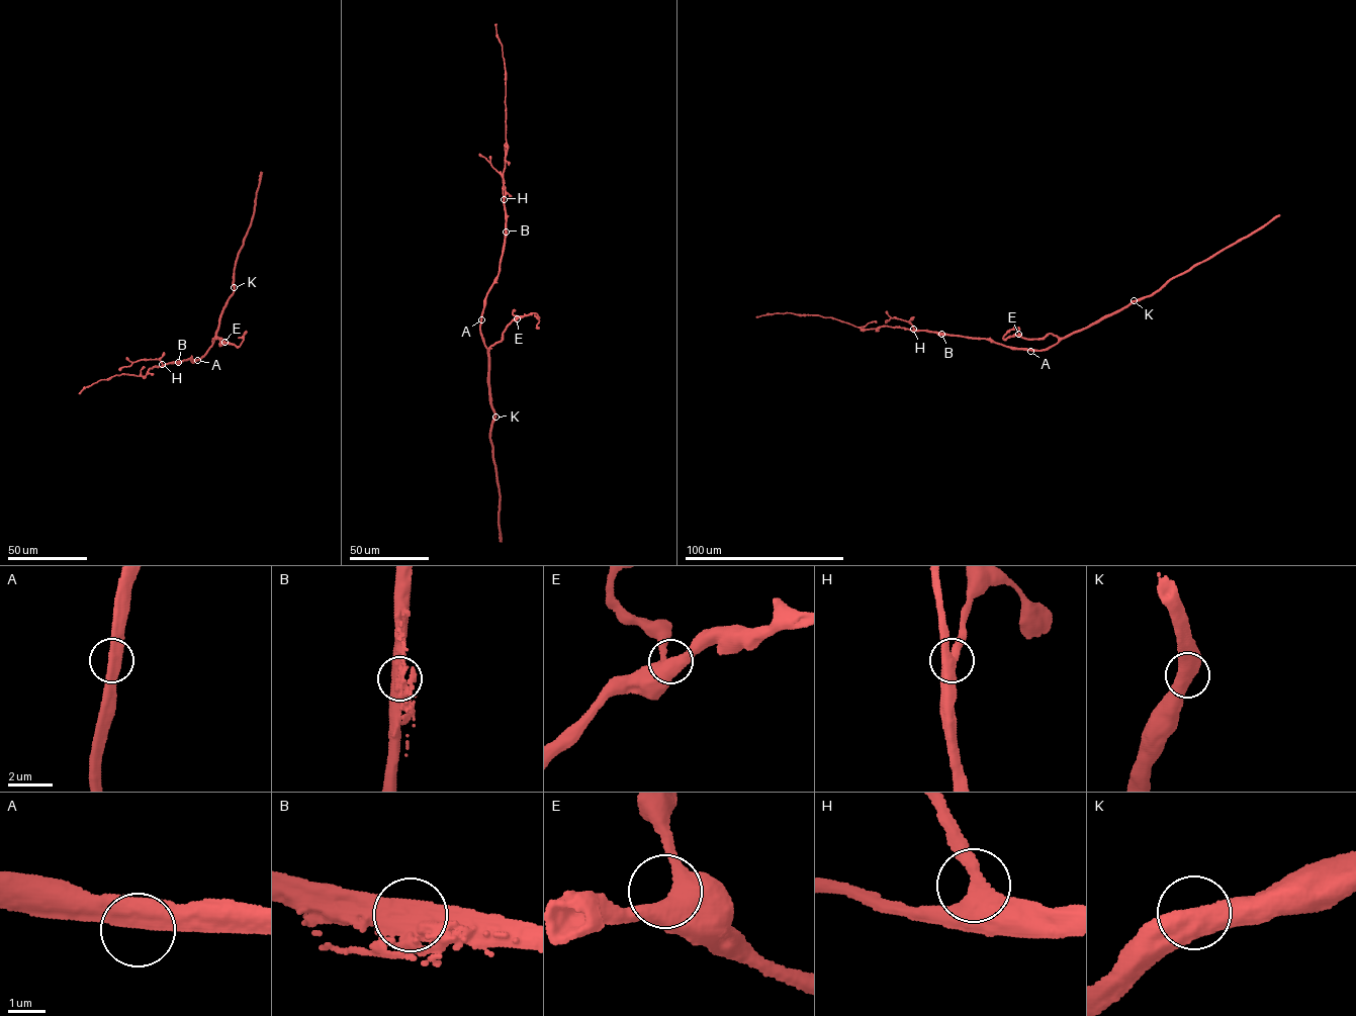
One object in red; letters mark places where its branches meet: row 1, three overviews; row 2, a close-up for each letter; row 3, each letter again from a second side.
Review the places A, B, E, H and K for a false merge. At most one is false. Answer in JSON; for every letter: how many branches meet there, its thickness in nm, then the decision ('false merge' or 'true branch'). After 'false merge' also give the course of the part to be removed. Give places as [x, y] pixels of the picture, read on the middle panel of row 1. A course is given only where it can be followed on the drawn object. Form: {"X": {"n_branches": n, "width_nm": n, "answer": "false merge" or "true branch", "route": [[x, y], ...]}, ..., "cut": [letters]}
{"A": {"n_branches": 2, "width_nm": 480, "answer": "true branch"}, "B": {"n_branches": 3, "width_nm": 480, "answer": "true branch"}, "E": {"n_branches": 3, "width_nm": 480, "answer": "true branch"}, "H": {"n_branches": 2, "width_nm": 480, "answer": "true branch"}, "K": {"n_branches": 2, "width_nm": 550, "answer": "true branch"}, "cut": []}

